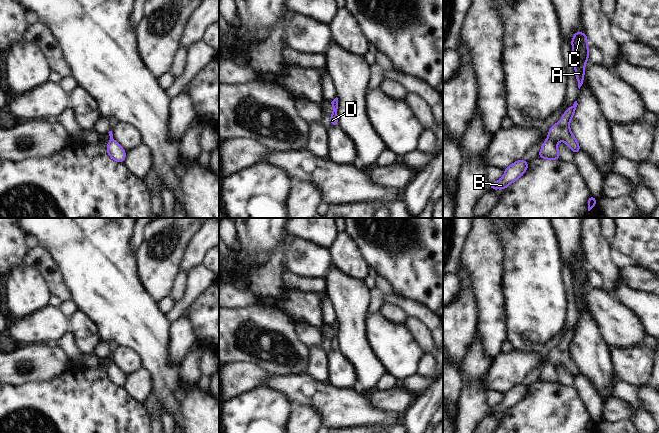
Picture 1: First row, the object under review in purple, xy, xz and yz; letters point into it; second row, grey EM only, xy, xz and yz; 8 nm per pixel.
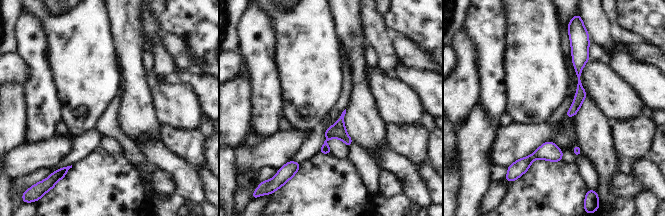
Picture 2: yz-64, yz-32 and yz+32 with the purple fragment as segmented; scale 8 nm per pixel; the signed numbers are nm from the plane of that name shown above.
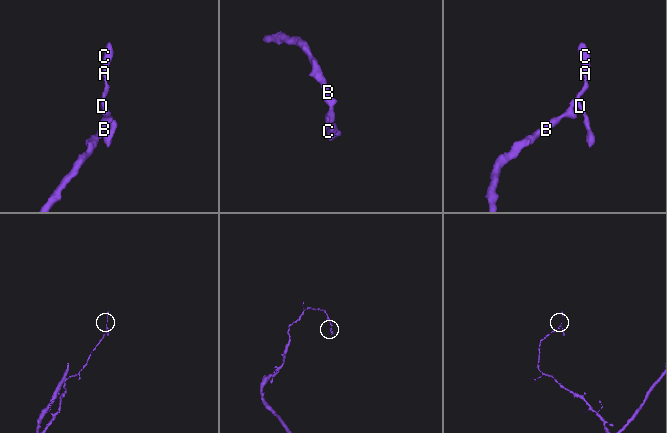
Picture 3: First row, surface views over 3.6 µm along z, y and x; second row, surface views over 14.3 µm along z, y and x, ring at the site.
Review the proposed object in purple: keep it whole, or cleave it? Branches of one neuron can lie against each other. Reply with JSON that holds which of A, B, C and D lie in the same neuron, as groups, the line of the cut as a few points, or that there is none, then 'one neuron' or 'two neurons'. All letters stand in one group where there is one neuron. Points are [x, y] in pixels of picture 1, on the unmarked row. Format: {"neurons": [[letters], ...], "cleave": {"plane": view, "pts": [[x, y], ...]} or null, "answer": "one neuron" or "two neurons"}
{"neurons": [["A", "B", "C", "D"]], "cleave": null, "answer": "one neuron"}

